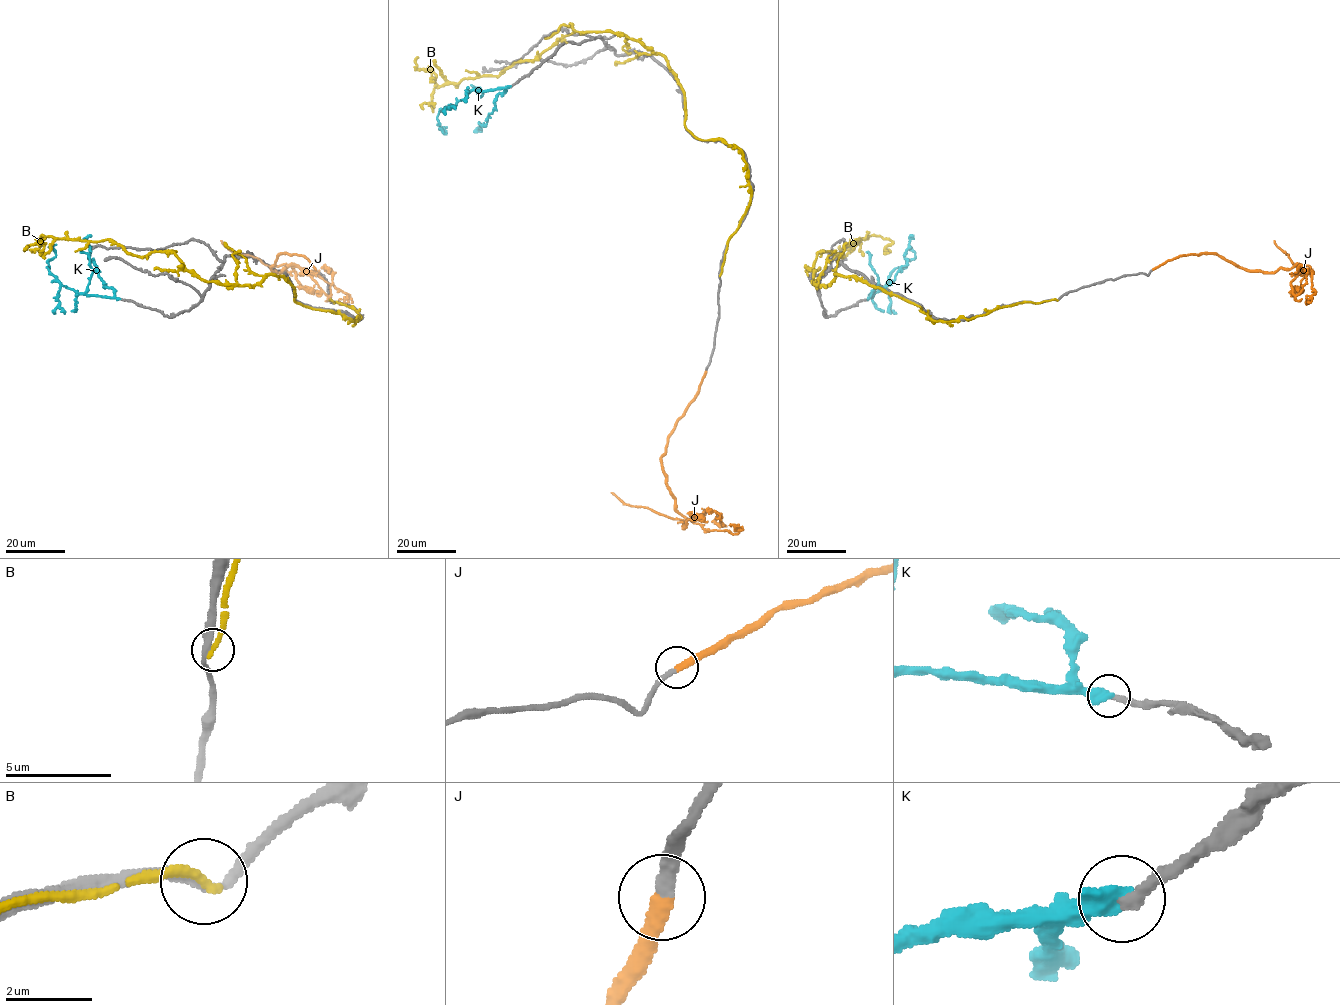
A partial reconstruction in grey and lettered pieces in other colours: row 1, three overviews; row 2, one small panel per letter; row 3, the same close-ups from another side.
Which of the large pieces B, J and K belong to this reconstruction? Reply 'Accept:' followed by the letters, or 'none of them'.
Accept: J

